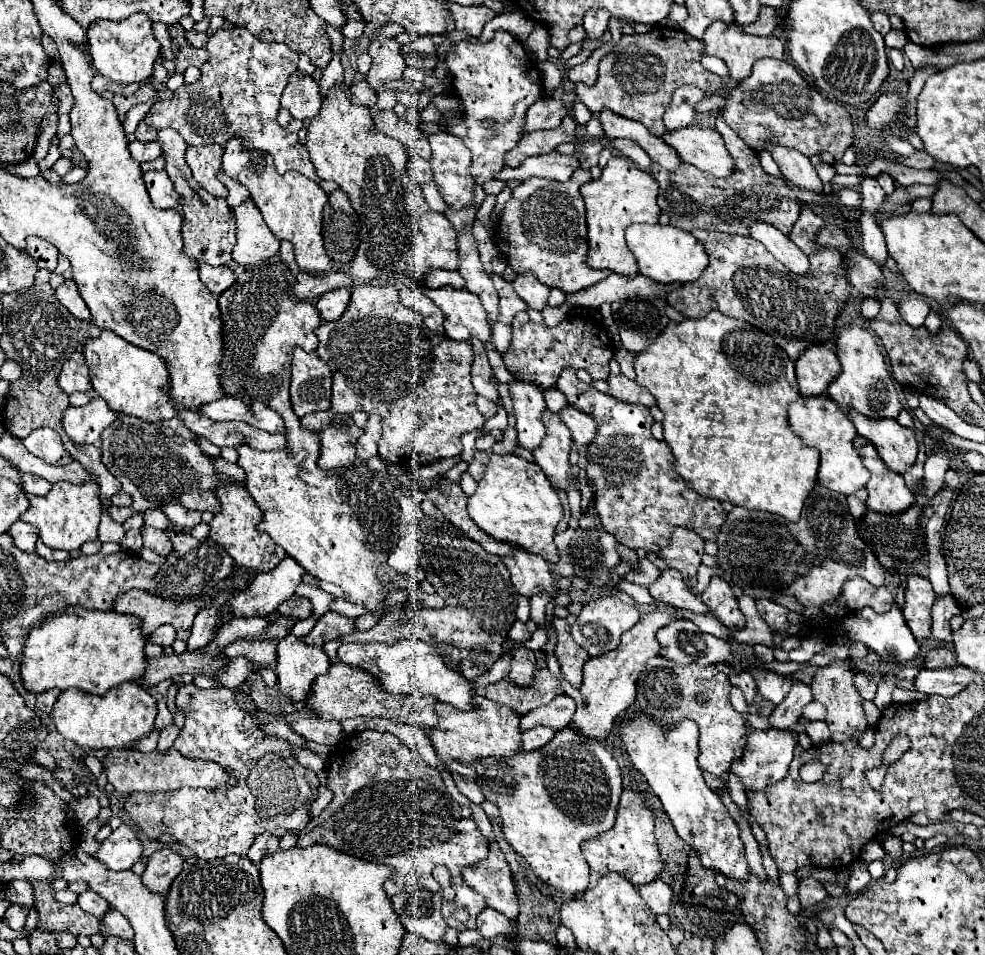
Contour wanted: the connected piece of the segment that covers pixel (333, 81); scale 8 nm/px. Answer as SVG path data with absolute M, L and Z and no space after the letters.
M334 53L332 61L326 65L322 77L320 77L320 85L322 85L322 95L326 97L328 89L332 89L334 85L342 83L342 63L340 63L340 55Z

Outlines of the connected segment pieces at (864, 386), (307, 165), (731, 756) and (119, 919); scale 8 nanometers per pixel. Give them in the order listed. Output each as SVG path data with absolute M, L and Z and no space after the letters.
M856 323L846 325L840 329L840 333L836 337L836 355L840 359L842 371L830 383L828 395L844 411L848 411L848 407L854 407L856 411L860 411L866 417L896 419L898 413L902 411L900 389L898 389L896 381L892 381L892 373L888 371L884 355L876 343L876 337L868 329L864 329Z
M244 27L218 29L208 39L206 49L210 51L210 59L202 67L200 81L182 85L176 89L172 99L154 103L144 121L154 129L176 129L188 145L226 145L232 137L242 137L242 145L246 149L270 153L280 175L288 169L296 169L308 179L320 183L306 145L298 143L298 131L304 127L304 123L294 119L288 127L280 127L276 121L280 95L290 73L296 71L298 55L284 43L275 44L275 48L268 47Z
M656 657L646 663L642 677L638 677L636 685L636 703L634 707L654 717L658 723L670 727L682 719L694 719L700 725L700 757L698 765L722 777L728 773L734 759L742 757L746 745L746 719L730 705L728 693L732 691L732 683L728 675L718 671L716 667L700 667L700 665L680 665L676 661Z
M110 907L104 913L104 917L100 919L100 933L104 937L108 937L108 935L118 935L122 939L132 939L134 937L134 929L132 929L130 921L122 913L118 913L114 907Z

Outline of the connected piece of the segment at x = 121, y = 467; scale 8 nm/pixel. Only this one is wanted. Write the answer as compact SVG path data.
M134 417L134 425L116 421L102 431L102 463L122 483L122 491L132 495L132 507L112 513L112 519L124 523L138 511L162 507L178 497L186 489L214 489L226 479L244 483L246 475L236 463L228 463L222 457L204 455L192 439L172 439L162 433L156 423Z

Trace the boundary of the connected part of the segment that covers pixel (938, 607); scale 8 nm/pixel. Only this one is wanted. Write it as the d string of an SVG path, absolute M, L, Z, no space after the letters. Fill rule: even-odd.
M952 593L936 597L934 607L932 607L932 637L938 641L950 643L952 641L950 619L960 613L962 613L962 609L958 607L958 601Z

